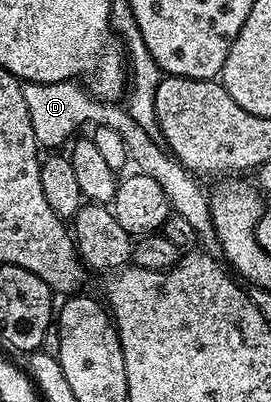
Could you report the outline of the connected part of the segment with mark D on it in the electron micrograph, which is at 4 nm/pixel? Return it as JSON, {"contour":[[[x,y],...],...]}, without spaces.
{"contour":[[[57,81],[54,84],[44,84],[42,82],[25,82],[22,85],[22,94],[24,95],[25,106],[28,107],[29,119],[32,122],[33,137],[36,139],[39,148],[46,151],[54,151],[56,147],[63,147],[76,135],[74,134],[82,125],[92,123],[91,125],[100,127],[110,127],[112,131],[117,131],[120,134],[124,142],[124,147],[127,148],[128,163],[137,171],[144,175],[149,175],[152,179],[155,179],[156,183],[159,183],[163,188],[164,193],[168,195],[170,201],[171,210],[184,217],[192,229],[196,231],[199,246],[203,249],[203,252],[209,254],[210,257],[221,258],[222,248],[220,247],[219,237],[216,235],[215,224],[212,223],[211,207],[209,194],[198,185],[199,181],[189,170],[185,169],[182,164],[177,161],[167,150],[164,150],[155,141],[155,138],[151,137],[149,133],[142,128],[139,123],[136,123],[132,117],[130,117],[128,110],[121,104],[102,101],[96,97],[87,88],[82,88],[76,81]]]}

